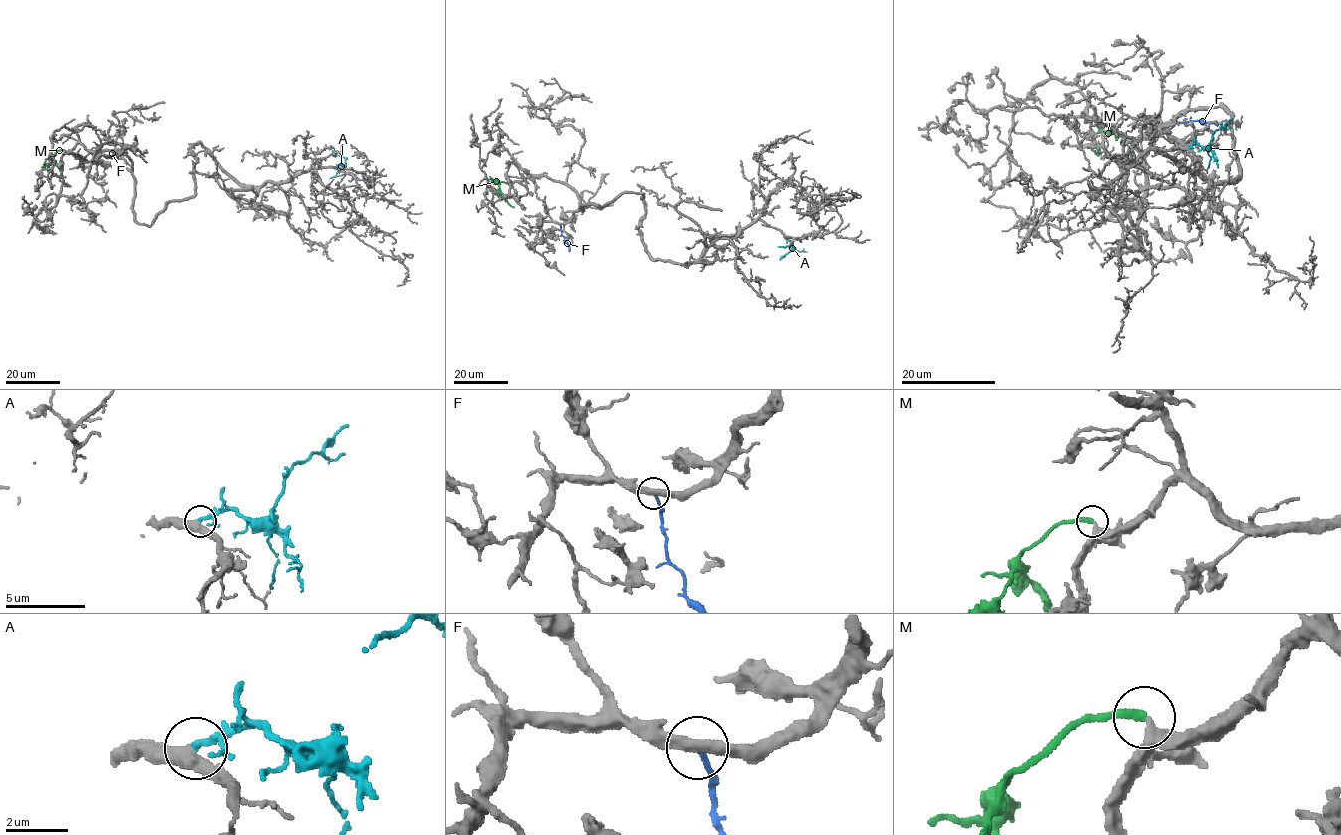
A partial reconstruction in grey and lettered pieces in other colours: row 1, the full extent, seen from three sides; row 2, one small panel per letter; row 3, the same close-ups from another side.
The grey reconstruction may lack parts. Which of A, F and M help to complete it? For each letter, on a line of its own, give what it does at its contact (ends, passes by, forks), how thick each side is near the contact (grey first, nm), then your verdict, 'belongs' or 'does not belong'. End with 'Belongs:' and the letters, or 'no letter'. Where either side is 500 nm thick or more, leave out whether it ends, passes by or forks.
A: it ends | 440/240 nm | belongs
F: it ends | 440/160 nm | does not belong
M: it ends | 300/200 nm | belongs
Belongs: A, M

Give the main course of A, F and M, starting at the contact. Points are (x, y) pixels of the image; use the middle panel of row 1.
A: (783, 234), (793, 249), (779, 260)
F: (559, 223), (569, 251)
M: (512, 183), (500, 182), (499, 193), (513, 207)

